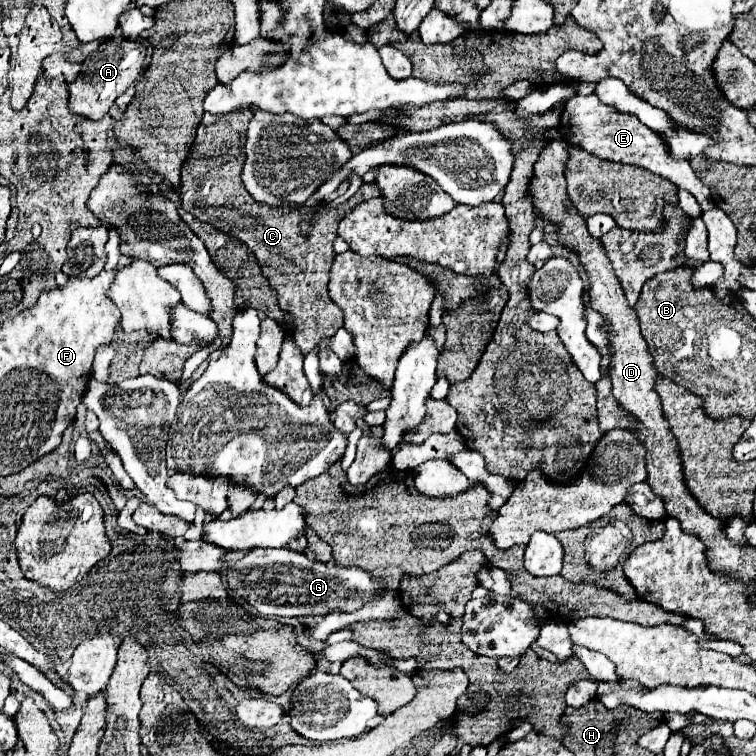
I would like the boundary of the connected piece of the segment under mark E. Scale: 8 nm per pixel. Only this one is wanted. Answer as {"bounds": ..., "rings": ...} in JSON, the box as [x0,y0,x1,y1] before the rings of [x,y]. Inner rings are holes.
{"bounds":[559,94,713,212],"rings":[[[575,94],[573,98],[567,100],[565,110],[561,114],[559,132],[565,142],[581,146],[583,150],[595,154],[597,158],[641,166],[641,168],[651,170],[653,174],[669,178],[675,186],[683,186],[685,190],[689,190],[703,212],[713,208],[709,188],[699,180],[699,176],[693,172],[689,162],[673,162],[669,158],[669,148],[663,144],[663,140],[653,130],[649,130],[645,124],[637,122],[635,116],[619,114],[613,108],[603,106],[595,94],[589,94],[589,96]]]}

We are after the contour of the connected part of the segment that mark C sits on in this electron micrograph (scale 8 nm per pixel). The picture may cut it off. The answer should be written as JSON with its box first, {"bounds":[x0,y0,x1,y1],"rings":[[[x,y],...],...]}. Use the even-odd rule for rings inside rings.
{"bounds":[181,110,380,356],"rings":[[[233,110],[233,114],[203,114],[197,128],[191,152],[181,168],[181,204],[201,222],[217,226],[217,230],[239,238],[255,254],[261,272],[277,290],[279,308],[287,312],[285,334],[295,340],[305,356],[321,338],[333,336],[343,326],[343,314],[327,294],[329,268],[335,258],[333,242],[337,238],[337,224],[341,218],[361,202],[378,197],[380,192],[373,182],[361,184],[357,194],[339,208],[327,208],[325,204],[307,208],[289,204],[283,208],[271,208],[255,202],[241,182],[241,166],[245,162],[245,138],[247,126],[253,118],[253,110]],[[307,216],[319,216],[315,232],[309,238],[297,234],[301,220]]]}

